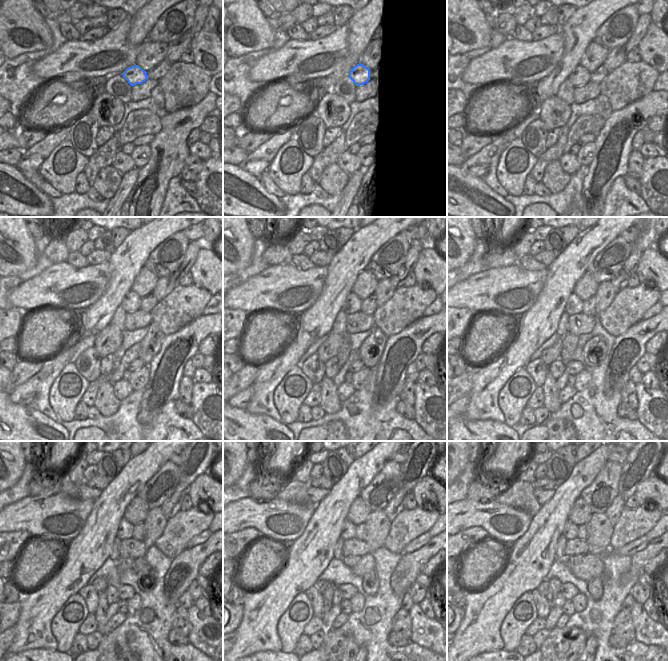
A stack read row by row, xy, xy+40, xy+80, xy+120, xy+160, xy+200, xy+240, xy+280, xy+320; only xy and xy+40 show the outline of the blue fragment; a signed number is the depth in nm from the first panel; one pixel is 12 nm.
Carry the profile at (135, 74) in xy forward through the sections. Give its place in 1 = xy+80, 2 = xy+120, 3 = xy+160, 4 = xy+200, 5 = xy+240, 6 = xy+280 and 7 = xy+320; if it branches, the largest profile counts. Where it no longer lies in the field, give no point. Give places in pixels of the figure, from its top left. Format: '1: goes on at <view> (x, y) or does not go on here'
1: goes on at xy+80 (580, 76)
2: goes on at xy+120 (131, 302)
3: goes on at xy+160 (352, 304)
4: goes on at xy+200 (574, 305)
5: goes on at xy+240 (125, 530)
6: goes on at xy+280 (348, 531)
7: goes on at xy+320 (570, 531)

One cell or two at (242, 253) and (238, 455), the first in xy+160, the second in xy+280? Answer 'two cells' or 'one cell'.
one cell

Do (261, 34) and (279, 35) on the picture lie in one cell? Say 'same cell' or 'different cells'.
different cells

